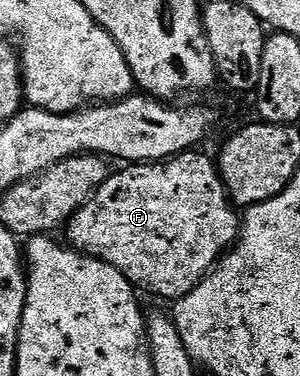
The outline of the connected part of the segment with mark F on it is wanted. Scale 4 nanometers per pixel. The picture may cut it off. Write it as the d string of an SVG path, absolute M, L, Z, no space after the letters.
M191 150L182 152L179 156L171 156L169 160L161 162L134 162L123 168L126 168L123 172L115 171L107 176L106 181L94 191L94 195L90 197L89 202L83 208L75 210L74 215L70 217L64 228L64 231L66 231L65 243L73 248L75 252L83 252L86 256L108 262L108 266L116 266L116 270L120 270L120 274L124 274L124 278L128 278L135 289L142 290L142 288L147 288L148 291L155 292L156 295L170 300L169 302L182 300L207 276L210 269L218 263L220 253L229 249L237 241L240 231L239 213L234 213L236 211L235 205L232 203L230 195L226 192L222 176L218 172L217 163L211 157L209 160L208 157L201 156L198 150Z

